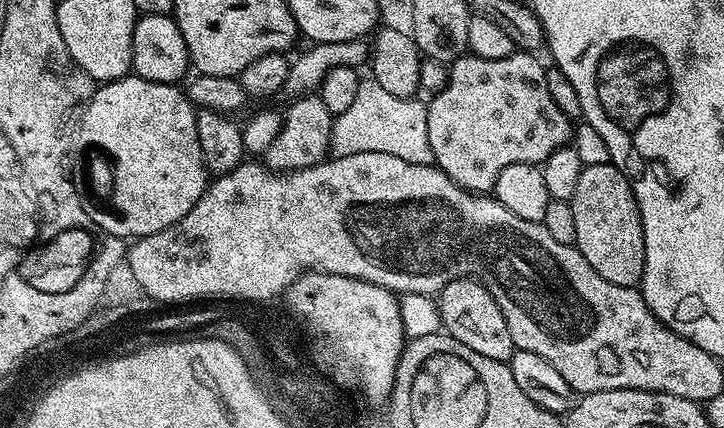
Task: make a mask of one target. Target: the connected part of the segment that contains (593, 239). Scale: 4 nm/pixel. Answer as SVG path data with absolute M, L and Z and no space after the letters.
M609 162L582 170L570 201L577 235L574 247L614 286L636 288L644 273L646 246L638 202L622 169Z

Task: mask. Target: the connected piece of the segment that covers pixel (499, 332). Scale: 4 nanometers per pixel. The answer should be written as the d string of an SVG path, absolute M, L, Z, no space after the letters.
M471 276L446 285L438 294L438 305L443 331L462 342L462 346L470 346L470 350L483 354L485 358L505 362L517 351L510 338L510 329L506 327L506 318L502 318L502 310L498 310L498 302L494 302L494 294Z

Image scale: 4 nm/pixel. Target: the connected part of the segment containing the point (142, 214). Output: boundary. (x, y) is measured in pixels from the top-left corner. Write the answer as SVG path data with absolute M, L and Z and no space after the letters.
M129 74L120 80L110 80L101 83L96 91L93 92L91 100L83 105L83 112L84 117L81 118L80 129L76 132L75 144L75 147L79 151L80 165L78 166L80 168L79 177L81 179L81 184L77 188L89 221L96 223L102 231L109 232L111 235L121 238L149 236L158 230L166 230L170 226L174 226L191 210L194 202L198 202L198 198L202 198L204 189L210 180L210 173L205 168L204 159L202 158L202 146L200 145L198 126L196 125L196 108L177 85L150 82L141 76Z

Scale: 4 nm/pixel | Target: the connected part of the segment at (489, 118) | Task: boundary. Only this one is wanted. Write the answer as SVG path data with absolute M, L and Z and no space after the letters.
M517 50L506 58L462 55L452 61L446 86L427 101L427 133L434 163L451 180L470 192L491 193L498 182L498 174L502 174L506 166L543 165L544 160L554 154L554 150L565 147L574 135L573 121L562 114L562 110L558 110L558 105L554 103L554 98L550 98L545 65L540 65L532 56L535 55L524 50Z

